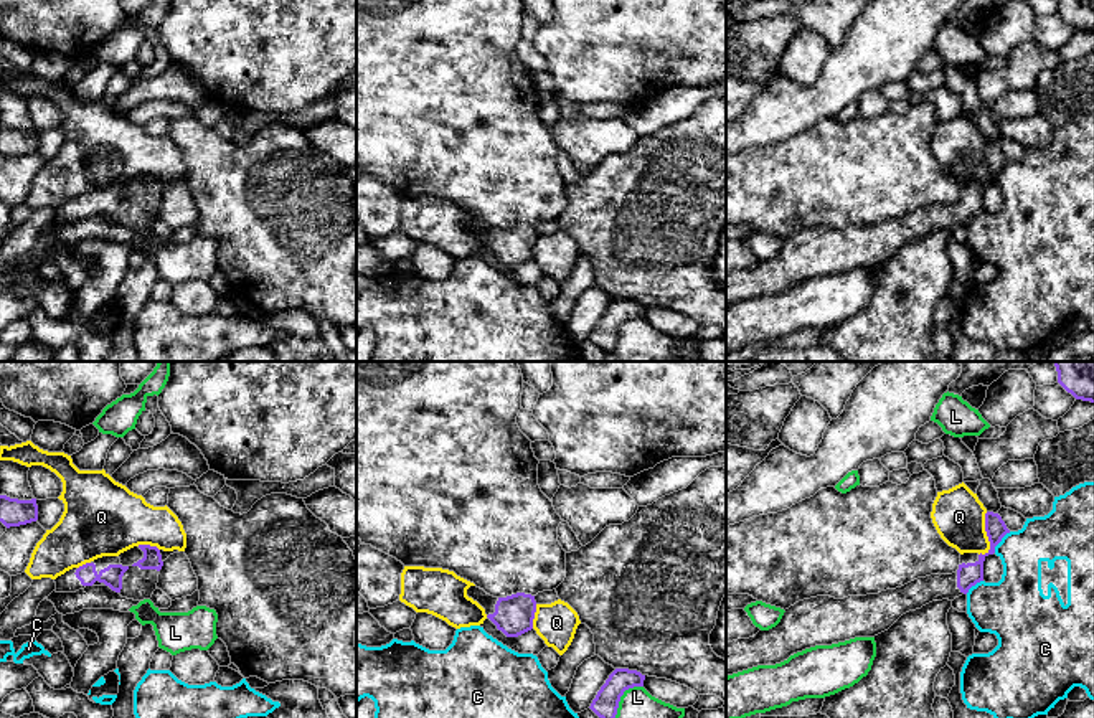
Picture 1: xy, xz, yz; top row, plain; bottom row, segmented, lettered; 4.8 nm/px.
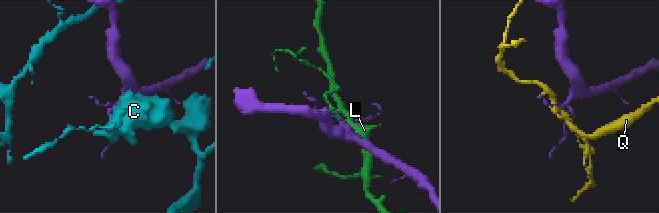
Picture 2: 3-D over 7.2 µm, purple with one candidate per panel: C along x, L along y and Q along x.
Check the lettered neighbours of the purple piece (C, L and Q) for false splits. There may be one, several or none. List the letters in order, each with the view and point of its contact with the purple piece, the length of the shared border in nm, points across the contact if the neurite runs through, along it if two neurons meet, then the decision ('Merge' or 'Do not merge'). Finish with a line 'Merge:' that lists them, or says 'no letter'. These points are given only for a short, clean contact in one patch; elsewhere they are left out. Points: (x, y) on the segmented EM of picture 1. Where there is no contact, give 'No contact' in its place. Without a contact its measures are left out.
C: Touches purple at yz (1000, 540). Shared border 130 nm. Do not merge
L: Touches purple at xz (622, 694). Shared border 220 nm. Do not merge
Q: Touches purple at yz (987, 535). Shared border 220 nm. Do not merge
Merge: no letter

